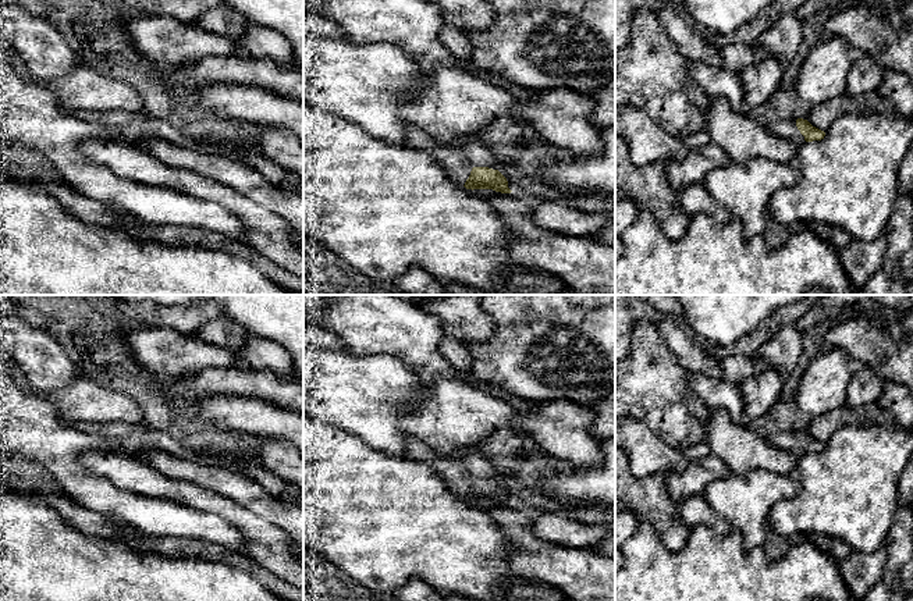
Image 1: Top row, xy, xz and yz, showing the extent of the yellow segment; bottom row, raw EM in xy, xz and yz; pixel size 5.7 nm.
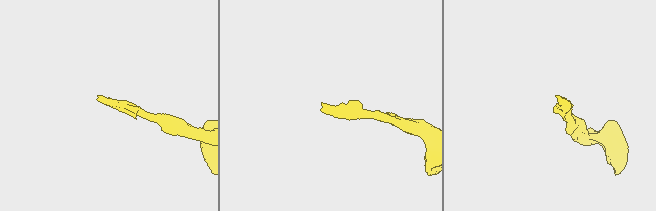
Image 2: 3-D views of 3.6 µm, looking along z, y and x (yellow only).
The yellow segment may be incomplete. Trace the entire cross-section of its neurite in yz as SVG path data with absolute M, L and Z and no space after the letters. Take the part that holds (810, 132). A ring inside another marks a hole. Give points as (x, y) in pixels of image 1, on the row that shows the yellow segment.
M784 120L777 121L768 127L768 129L786 141L793 142L800 146L804 142L821 141L825 136L825 132L813 127L807 120Z

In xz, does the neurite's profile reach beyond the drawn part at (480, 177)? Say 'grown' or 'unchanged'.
grown

